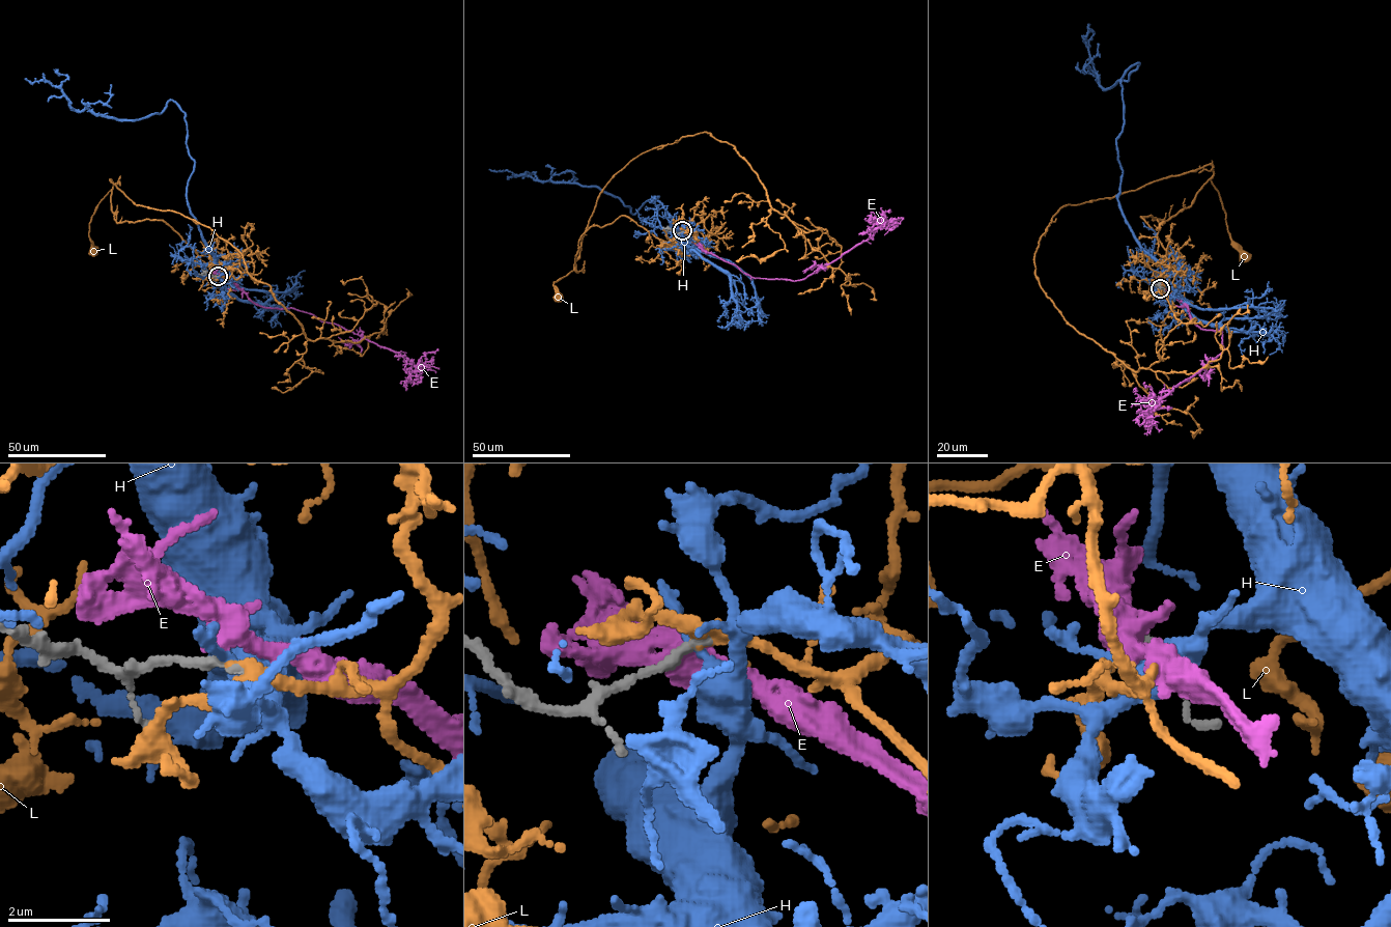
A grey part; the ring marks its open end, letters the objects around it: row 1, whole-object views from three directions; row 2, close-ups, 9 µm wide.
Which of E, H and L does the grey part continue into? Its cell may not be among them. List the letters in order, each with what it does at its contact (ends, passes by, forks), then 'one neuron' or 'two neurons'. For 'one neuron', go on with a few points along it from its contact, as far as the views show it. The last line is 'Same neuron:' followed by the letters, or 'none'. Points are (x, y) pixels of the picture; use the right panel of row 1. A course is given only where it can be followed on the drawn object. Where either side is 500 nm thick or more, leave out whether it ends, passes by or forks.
E: it forks; two neurons
H: it passes by; two neurons
L: it passes by; one neuron; course (1160, 288), (1159, 278), (1175, 276), (1181, 268), (1141, 217), (1174, 216), (1209, 179), (1243, 256)
Same neuron: L

